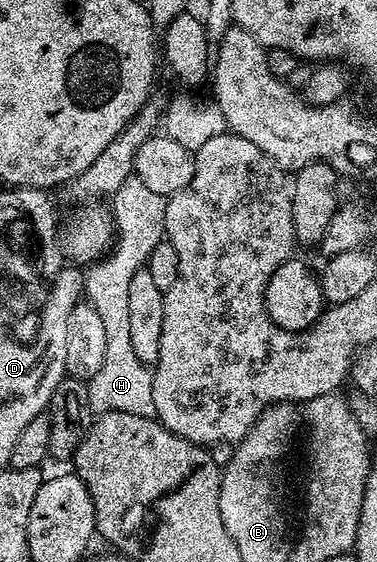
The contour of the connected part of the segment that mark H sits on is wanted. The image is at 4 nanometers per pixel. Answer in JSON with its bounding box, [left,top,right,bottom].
[84,175,166,416]

